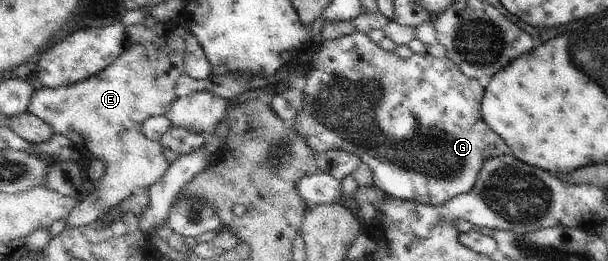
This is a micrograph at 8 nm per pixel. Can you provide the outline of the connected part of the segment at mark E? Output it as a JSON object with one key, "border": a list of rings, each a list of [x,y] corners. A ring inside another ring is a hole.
{"border":[[[180,20],[174,24],[163,23],[158,21],[152,27],[146,27],[144,22],[136,23],[133,25],[127,26],[128,30],[126,31],[127,41],[125,42],[124,50],[122,54],[116,58],[110,66],[107,66],[104,70],[101,70],[98,74],[95,74],[93,77],[87,78],[86,80],[61,87],[42,87],[40,89],[36,89],[34,94],[31,96],[27,111],[35,114],[39,119],[42,119],[46,124],[49,124],[49,127],[56,134],[64,134],[66,138],[69,138],[78,149],[86,148],[88,151],[91,151],[96,157],[100,160],[103,160],[107,164],[107,171],[105,175],[99,180],[99,182],[95,185],[95,190],[92,193],[88,193],[84,195],[84,198],[80,200],[78,206],[72,213],[66,218],[66,226],[68,228],[80,228],[80,226],[86,226],[86,224],[90,225],[92,222],[95,222],[100,216],[104,216],[104,214],[108,214],[109,210],[112,210],[119,202],[122,202],[125,198],[128,198],[130,195],[141,192],[144,189],[148,189],[149,186],[152,186],[155,182],[158,182],[166,174],[166,171],[169,167],[169,162],[166,160],[164,150],[162,150],[162,146],[159,141],[148,140],[141,132],[140,127],[142,123],[150,117],[156,115],[165,115],[170,108],[170,105],[177,99],[175,95],[175,86],[178,82],[180,76],[184,72],[184,55],[185,55],[185,42],[191,30],[186,21]]]}

